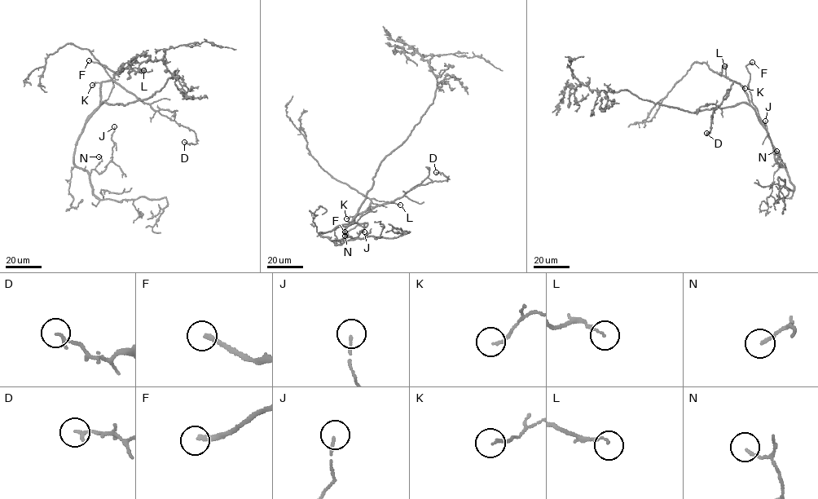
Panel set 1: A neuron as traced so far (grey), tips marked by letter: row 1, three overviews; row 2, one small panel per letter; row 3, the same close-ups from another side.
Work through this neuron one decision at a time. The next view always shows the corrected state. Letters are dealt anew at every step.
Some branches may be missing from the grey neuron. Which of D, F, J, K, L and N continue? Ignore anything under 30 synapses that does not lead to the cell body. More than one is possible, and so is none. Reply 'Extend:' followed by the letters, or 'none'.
Extend: F

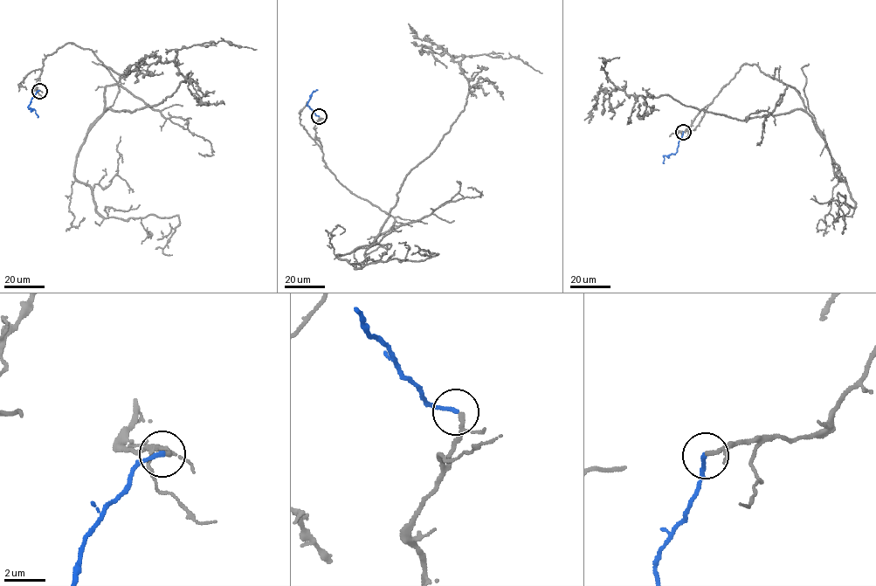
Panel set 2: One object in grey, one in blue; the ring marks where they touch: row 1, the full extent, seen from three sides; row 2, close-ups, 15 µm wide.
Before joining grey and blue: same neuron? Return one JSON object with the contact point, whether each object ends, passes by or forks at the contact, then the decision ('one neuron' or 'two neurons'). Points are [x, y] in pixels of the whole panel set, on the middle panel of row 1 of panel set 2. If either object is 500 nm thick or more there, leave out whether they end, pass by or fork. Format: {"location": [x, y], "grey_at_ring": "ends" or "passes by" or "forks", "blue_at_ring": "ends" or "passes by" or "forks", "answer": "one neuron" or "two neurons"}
{"location": [319, 116], "grey_at_ring": "passes by", "blue_at_ring": "ends", "answer": "one neuron"}

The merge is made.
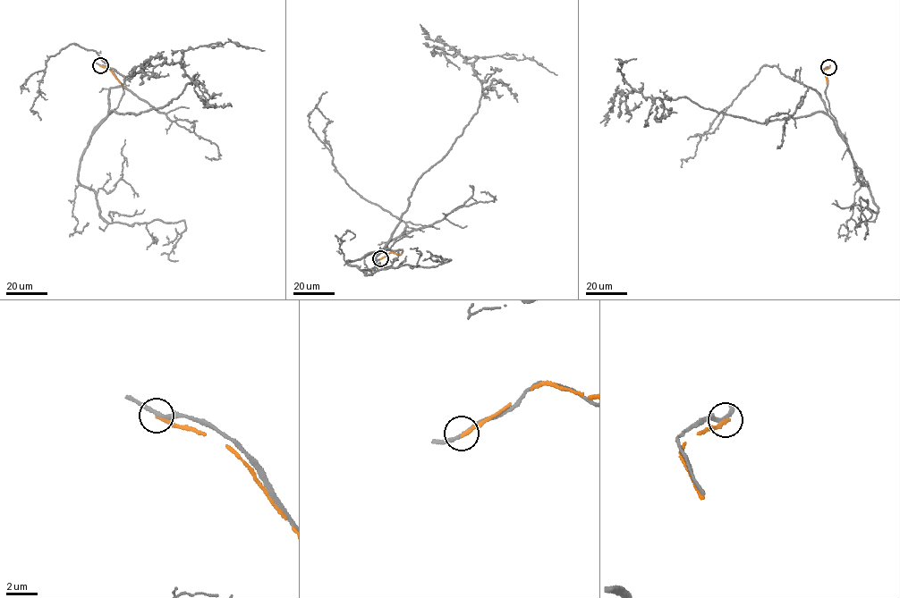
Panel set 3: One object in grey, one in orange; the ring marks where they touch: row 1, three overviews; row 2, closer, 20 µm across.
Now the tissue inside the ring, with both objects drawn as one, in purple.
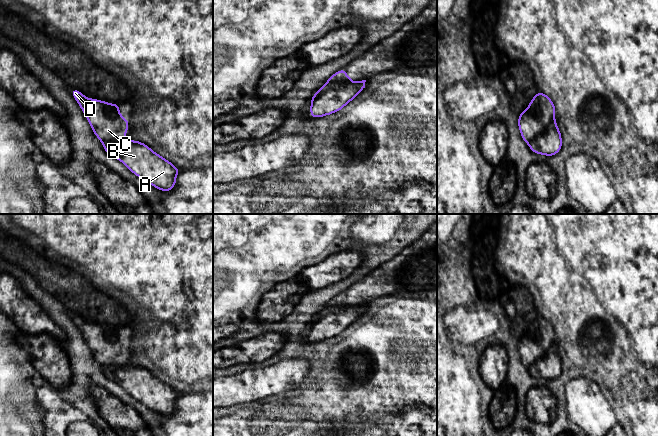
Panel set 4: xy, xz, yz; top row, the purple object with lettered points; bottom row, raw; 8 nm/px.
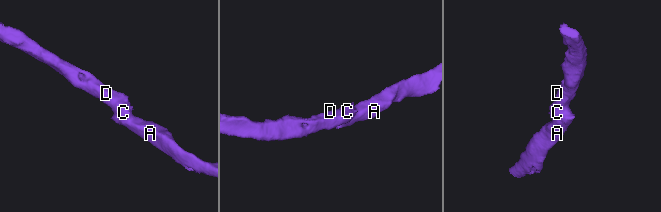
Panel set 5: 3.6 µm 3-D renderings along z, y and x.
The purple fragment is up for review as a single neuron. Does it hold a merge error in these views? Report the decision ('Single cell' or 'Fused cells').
Fused cells

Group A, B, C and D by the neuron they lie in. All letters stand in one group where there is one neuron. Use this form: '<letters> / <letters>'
A B / C D

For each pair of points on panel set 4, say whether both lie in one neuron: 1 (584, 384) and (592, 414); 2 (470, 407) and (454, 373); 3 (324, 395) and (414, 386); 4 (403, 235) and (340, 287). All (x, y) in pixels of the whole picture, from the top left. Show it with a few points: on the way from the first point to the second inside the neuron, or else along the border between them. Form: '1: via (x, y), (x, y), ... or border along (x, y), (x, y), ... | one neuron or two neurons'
1: via (584, 391), (589, 407) | one neuron
2: via (462, 399), (454, 391), (454, 381) | one neuron
3: via (346, 394), (392, 393) | one neuron
4: via (387, 251), (379, 254), (356, 276) | one neuron

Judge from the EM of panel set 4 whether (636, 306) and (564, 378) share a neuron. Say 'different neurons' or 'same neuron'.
different neurons

